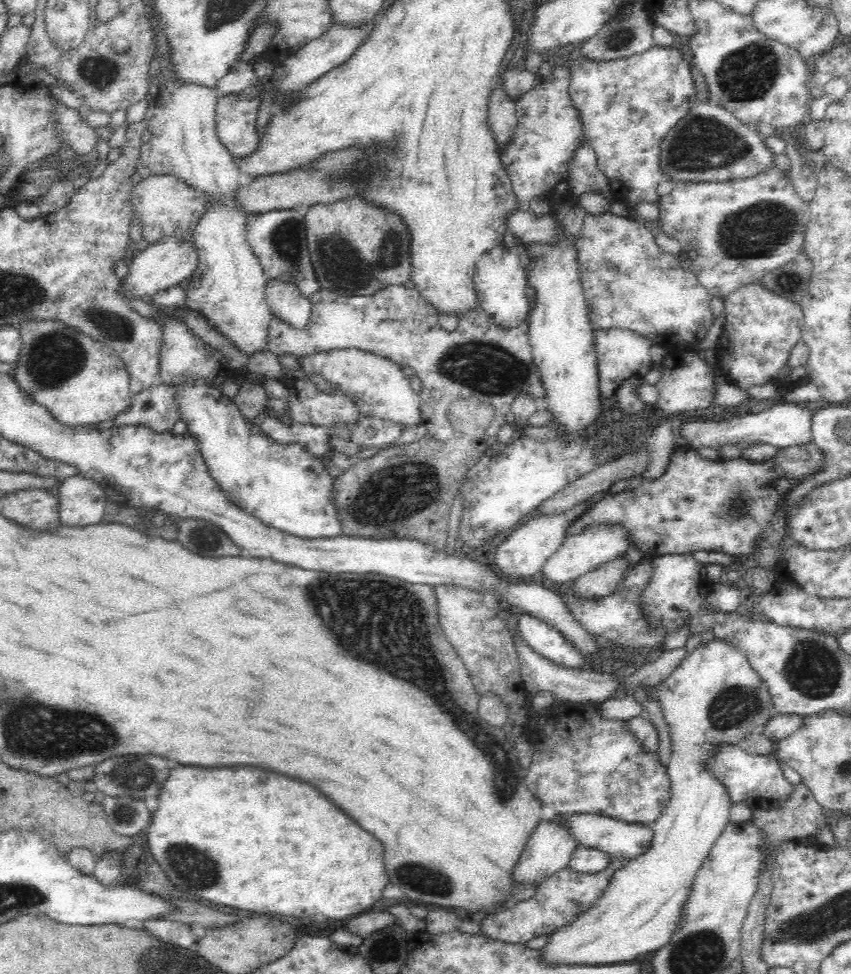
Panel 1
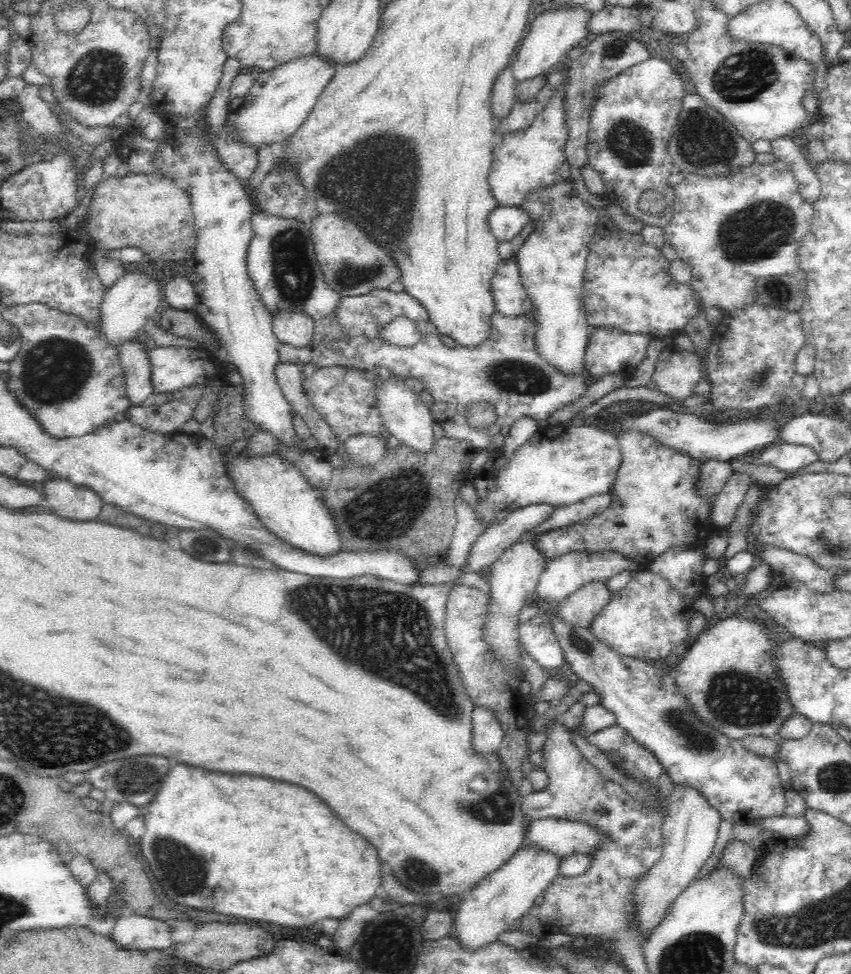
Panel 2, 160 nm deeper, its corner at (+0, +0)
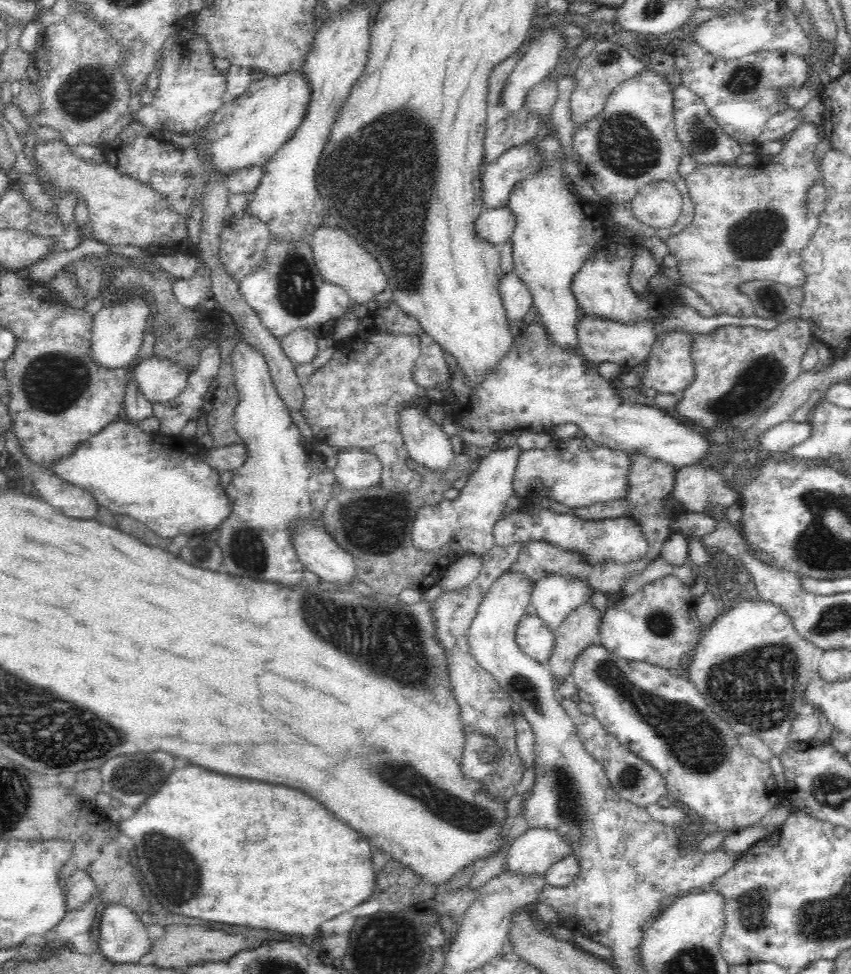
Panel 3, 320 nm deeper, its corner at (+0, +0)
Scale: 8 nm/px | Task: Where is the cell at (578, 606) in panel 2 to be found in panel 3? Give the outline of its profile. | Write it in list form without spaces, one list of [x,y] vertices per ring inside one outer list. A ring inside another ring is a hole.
[[[590,599],[573,608],[558,626],[556,646],[547,663],[556,682],[570,679],[571,664],[580,649],[600,643],[599,628],[603,611]]]

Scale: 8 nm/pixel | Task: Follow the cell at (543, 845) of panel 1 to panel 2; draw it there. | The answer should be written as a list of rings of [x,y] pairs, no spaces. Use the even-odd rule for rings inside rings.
[[[524,843],[502,868],[480,880],[476,888],[466,892],[454,916],[453,934],[466,947],[477,949],[482,943],[496,941],[498,936],[514,927],[535,899],[560,873],[562,857],[538,843]]]

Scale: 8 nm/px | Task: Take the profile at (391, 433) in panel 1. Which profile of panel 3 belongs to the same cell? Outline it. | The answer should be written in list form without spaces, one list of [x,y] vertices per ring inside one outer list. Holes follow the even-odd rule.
[[[351,446],[337,453],[337,465],[332,470],[335,480],[348,489],[359,489],[381,480],[382,461],[364,447]]]

